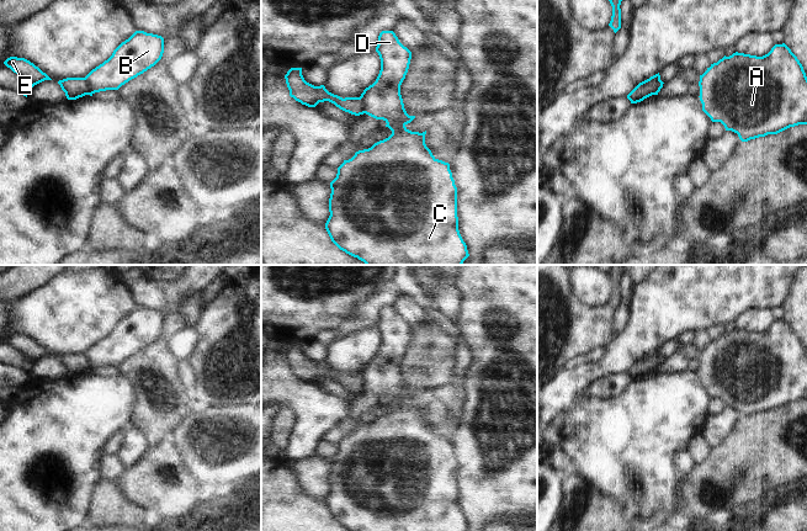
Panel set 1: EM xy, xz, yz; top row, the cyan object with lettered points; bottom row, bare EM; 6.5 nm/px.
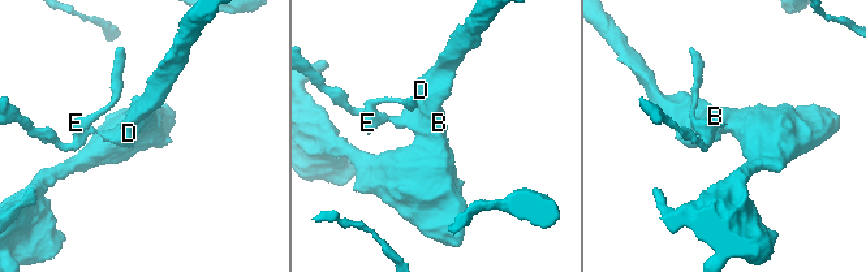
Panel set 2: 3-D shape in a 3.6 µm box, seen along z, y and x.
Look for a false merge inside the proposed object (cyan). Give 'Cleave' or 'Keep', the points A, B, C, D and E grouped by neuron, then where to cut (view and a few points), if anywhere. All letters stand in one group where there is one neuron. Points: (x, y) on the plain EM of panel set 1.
Cleave. Groups: A B C D / E. Split along yz (659, 354), (651, 357), (648, 364), (649, 371).

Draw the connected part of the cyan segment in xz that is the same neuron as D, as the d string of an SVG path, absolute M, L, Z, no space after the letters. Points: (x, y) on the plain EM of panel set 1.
M393 307L379 309L376 328L381 335L381 346L376 357L363 366L360 376L363 389L383 395L392 410L368 425L356 428L338 444L336 453L330 458L330 492L325 505L331 517L349 531L469 531L458 506L457 463L450 440L436 435L426 423L426 407L412 408L405 403L415 394L407 389L400 371L412 328L399 318Z

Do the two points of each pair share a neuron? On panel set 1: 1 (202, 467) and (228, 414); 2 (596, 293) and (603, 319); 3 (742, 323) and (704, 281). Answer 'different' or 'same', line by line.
1: same
2: different
3: different

